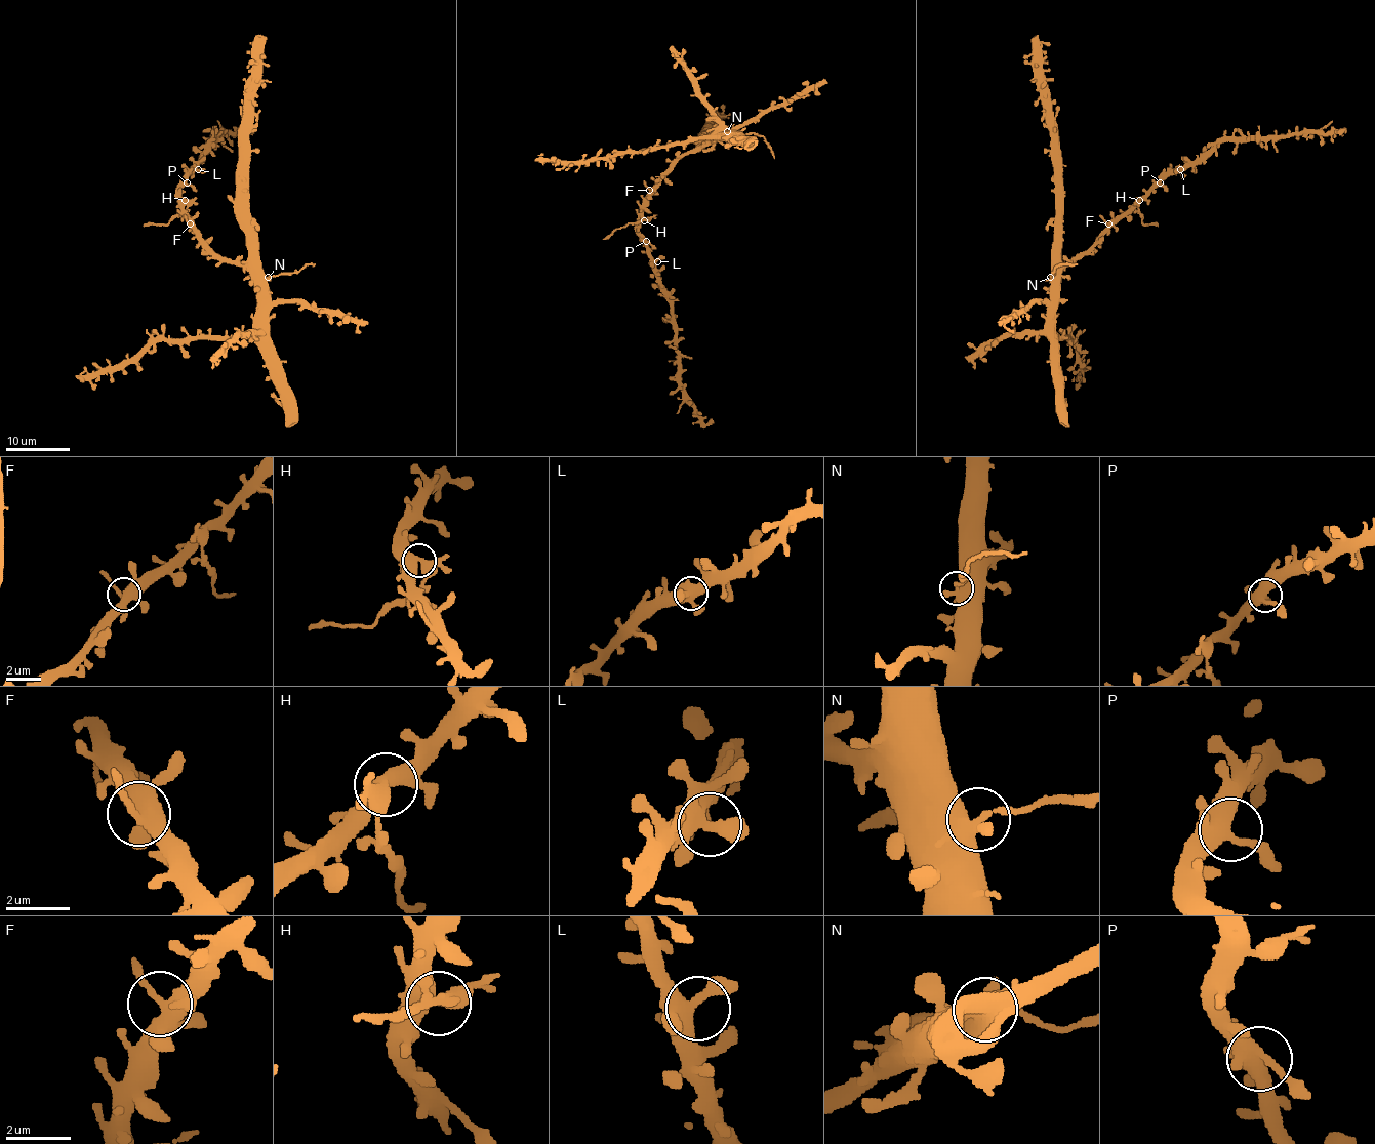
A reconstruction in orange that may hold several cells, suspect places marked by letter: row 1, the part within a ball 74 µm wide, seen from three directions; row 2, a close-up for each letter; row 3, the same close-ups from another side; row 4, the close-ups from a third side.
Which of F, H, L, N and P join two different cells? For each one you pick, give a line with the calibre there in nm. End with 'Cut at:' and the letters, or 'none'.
H: Thickness 440 nm
N: Thickness 400 nm
Cut at: H, N

